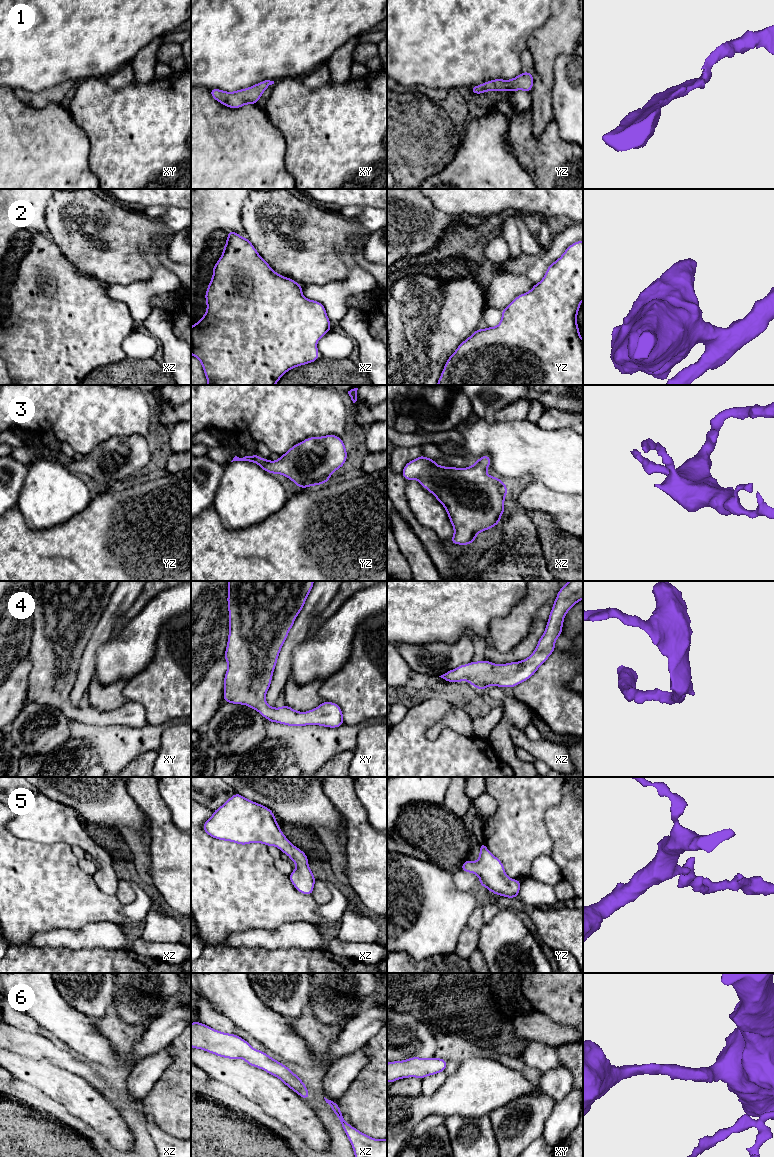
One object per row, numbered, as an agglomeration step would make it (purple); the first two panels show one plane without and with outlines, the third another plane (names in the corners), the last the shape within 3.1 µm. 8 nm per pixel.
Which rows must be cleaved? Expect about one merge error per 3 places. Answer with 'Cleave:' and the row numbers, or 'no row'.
Cleave: no row

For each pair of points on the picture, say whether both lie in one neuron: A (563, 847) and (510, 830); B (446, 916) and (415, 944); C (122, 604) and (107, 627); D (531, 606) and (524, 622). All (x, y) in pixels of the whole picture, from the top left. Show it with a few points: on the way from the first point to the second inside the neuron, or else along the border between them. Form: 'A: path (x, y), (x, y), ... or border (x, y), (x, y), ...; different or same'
A: border (545, 822), (547, 832), (553, 844), (551, 855); different
B: path (438, 921), (423, 936); same
C: path (116, 610), (107, 621); same
D: path (527, 610), (524, 613), (524, 618); same

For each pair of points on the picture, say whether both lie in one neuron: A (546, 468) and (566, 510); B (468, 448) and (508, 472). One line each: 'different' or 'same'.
A: different
B: same

